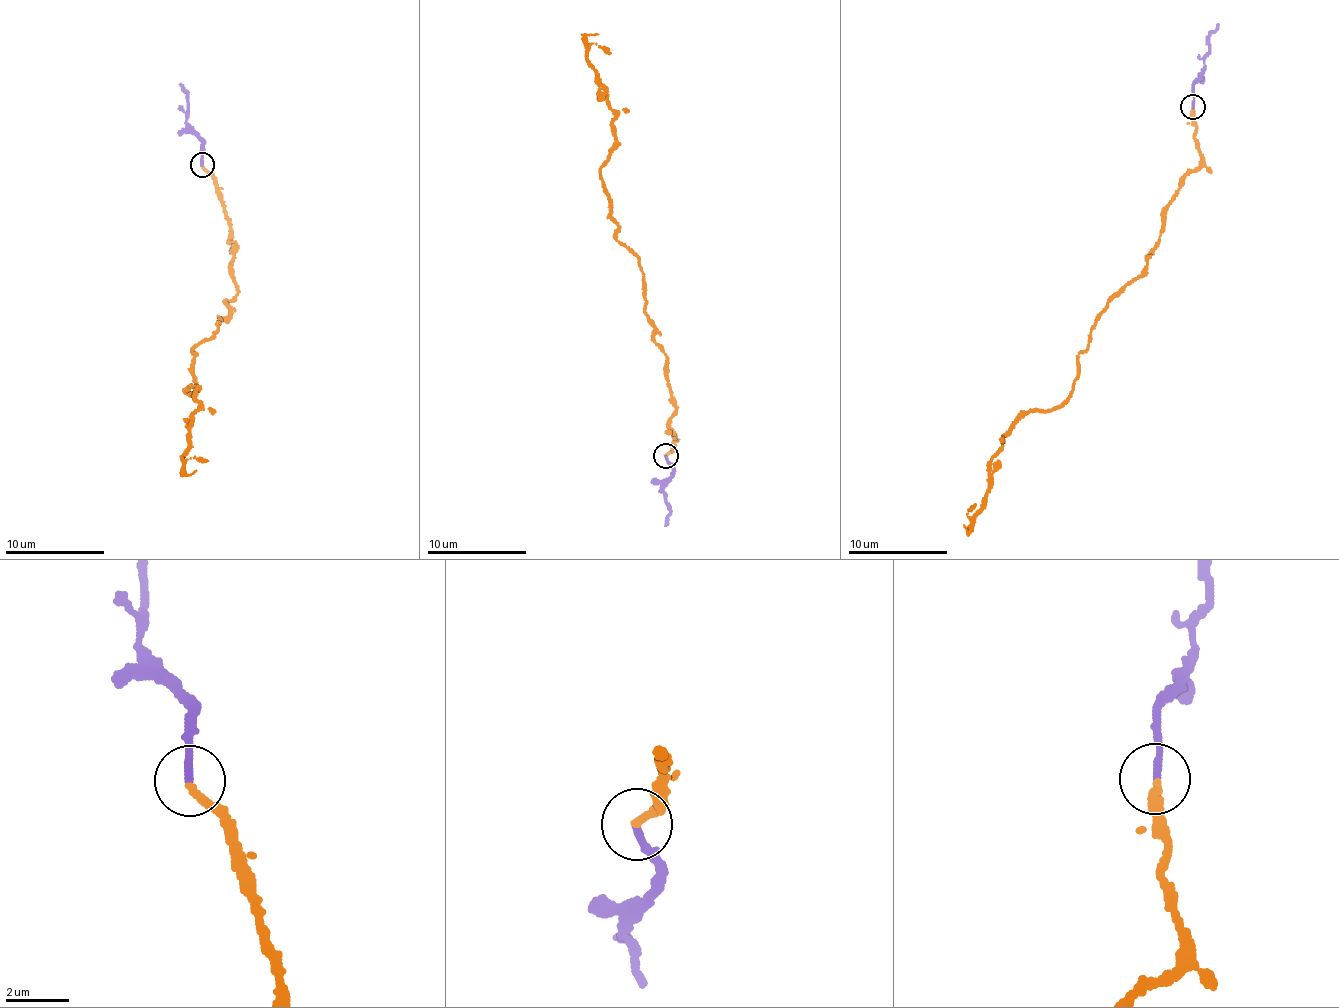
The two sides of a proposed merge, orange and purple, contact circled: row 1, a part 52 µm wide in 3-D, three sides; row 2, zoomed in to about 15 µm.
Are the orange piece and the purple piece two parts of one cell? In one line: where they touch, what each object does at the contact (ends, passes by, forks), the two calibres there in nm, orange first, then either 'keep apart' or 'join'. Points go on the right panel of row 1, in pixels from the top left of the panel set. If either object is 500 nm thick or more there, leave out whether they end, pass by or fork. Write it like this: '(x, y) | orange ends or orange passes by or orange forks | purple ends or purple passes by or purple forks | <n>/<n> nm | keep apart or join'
(1192, 107) | orange ends | purple ends | 260/260 nm | join

